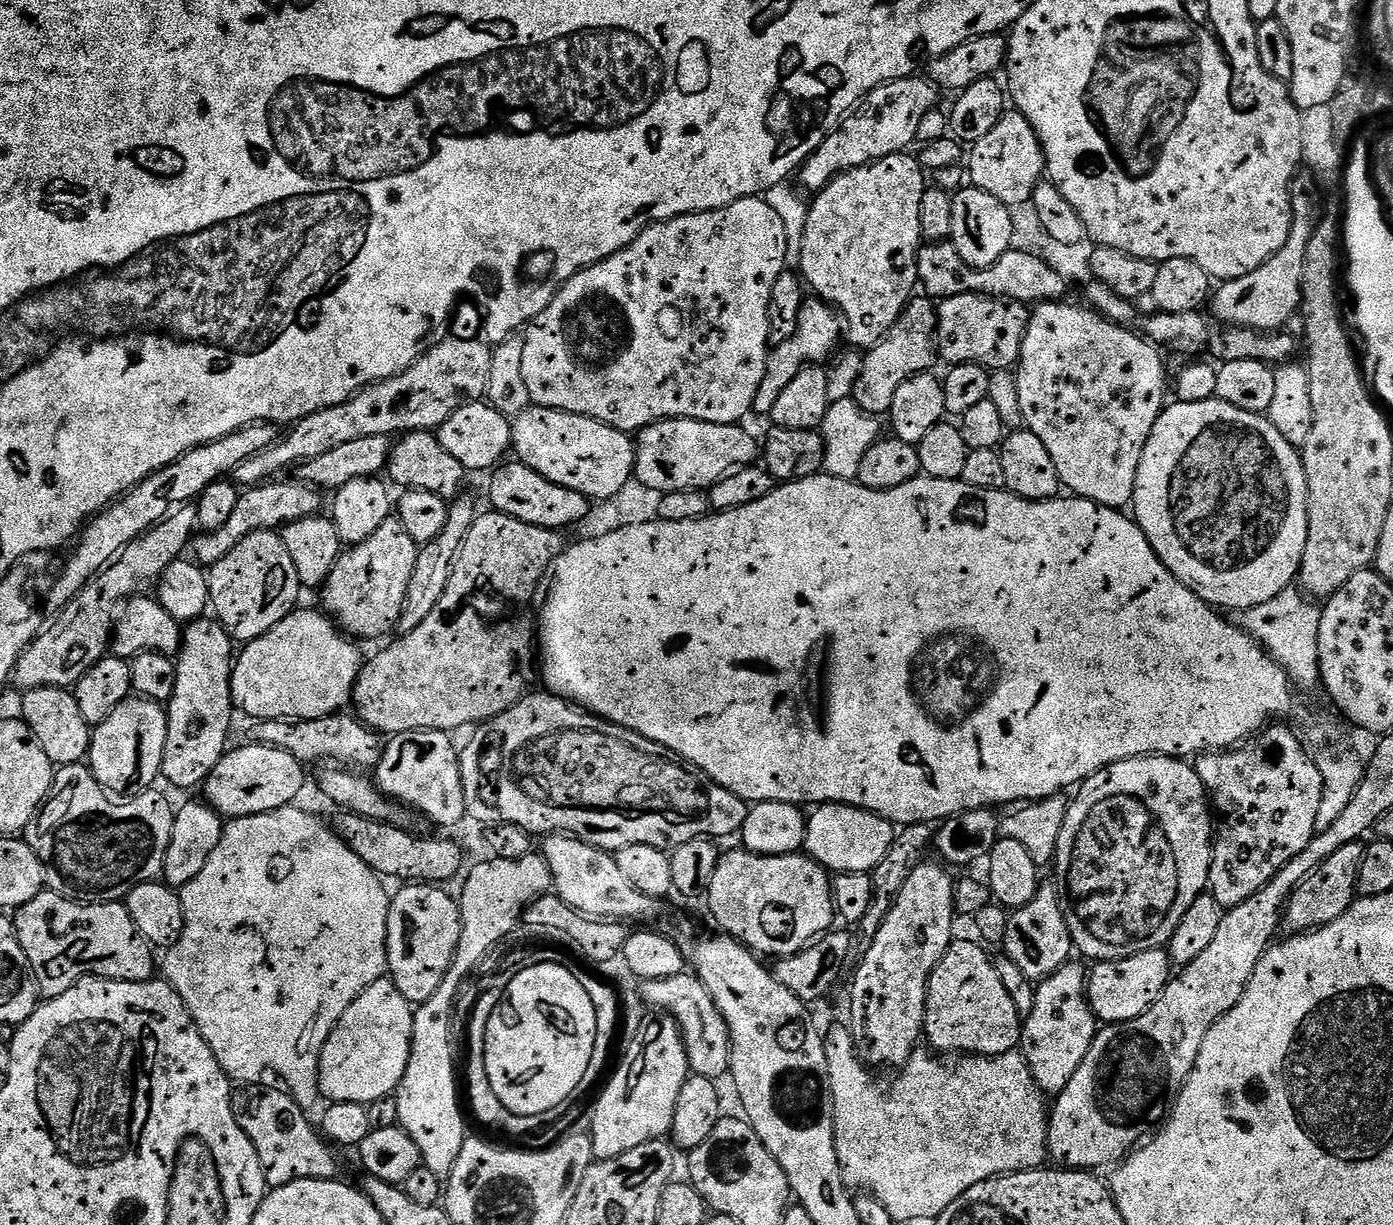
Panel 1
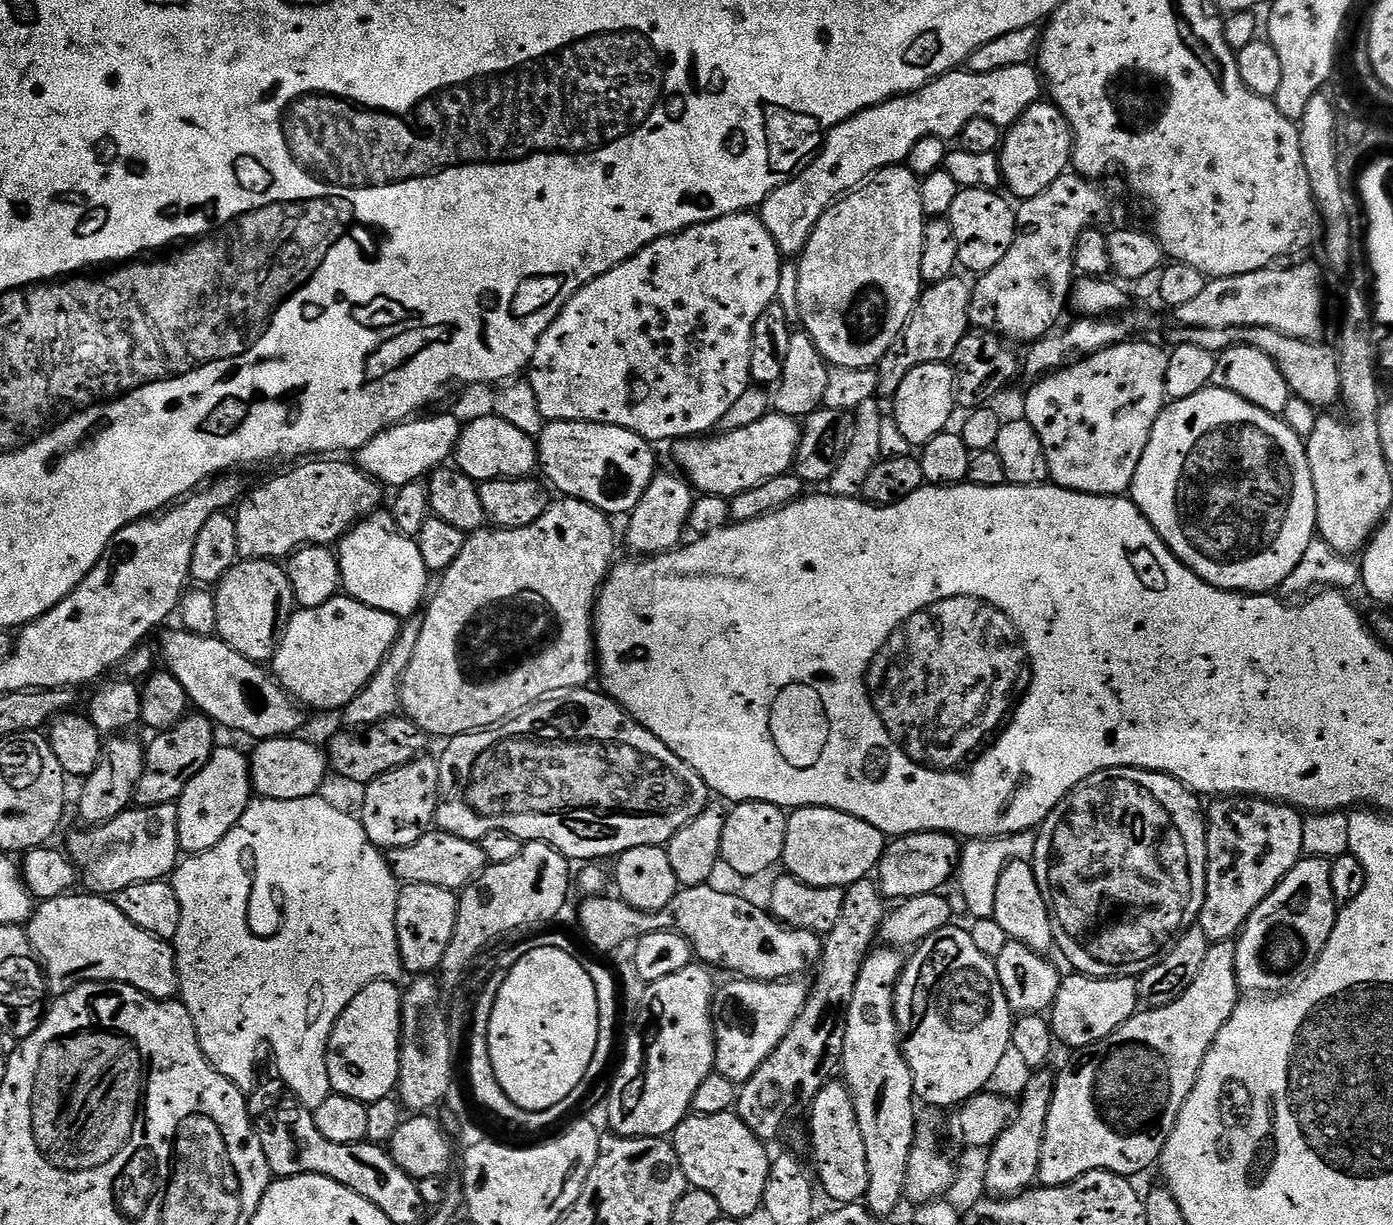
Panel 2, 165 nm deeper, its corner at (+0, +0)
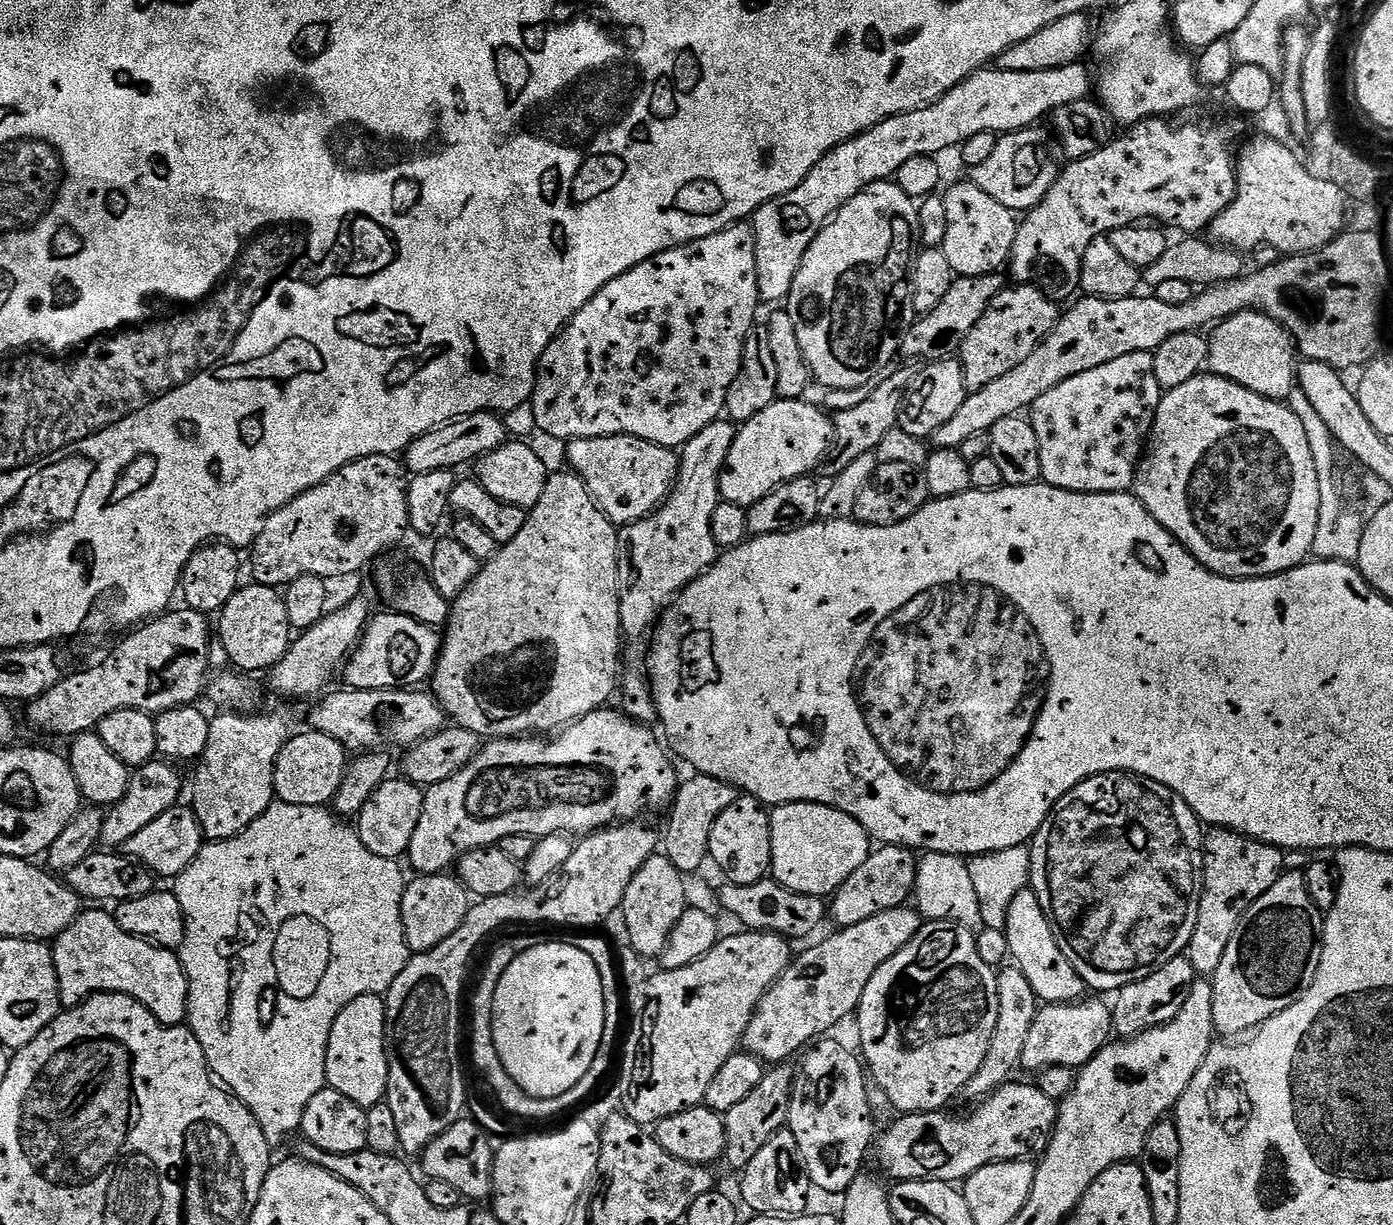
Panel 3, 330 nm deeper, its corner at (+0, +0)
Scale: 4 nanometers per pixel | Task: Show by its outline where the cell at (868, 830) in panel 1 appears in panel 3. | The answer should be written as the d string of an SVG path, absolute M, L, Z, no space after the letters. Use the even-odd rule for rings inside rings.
M778 804L771 809L772 867L771 875L784 888L798 894L828 898L866 862L874 844L862 825L837 808L825 804Z

